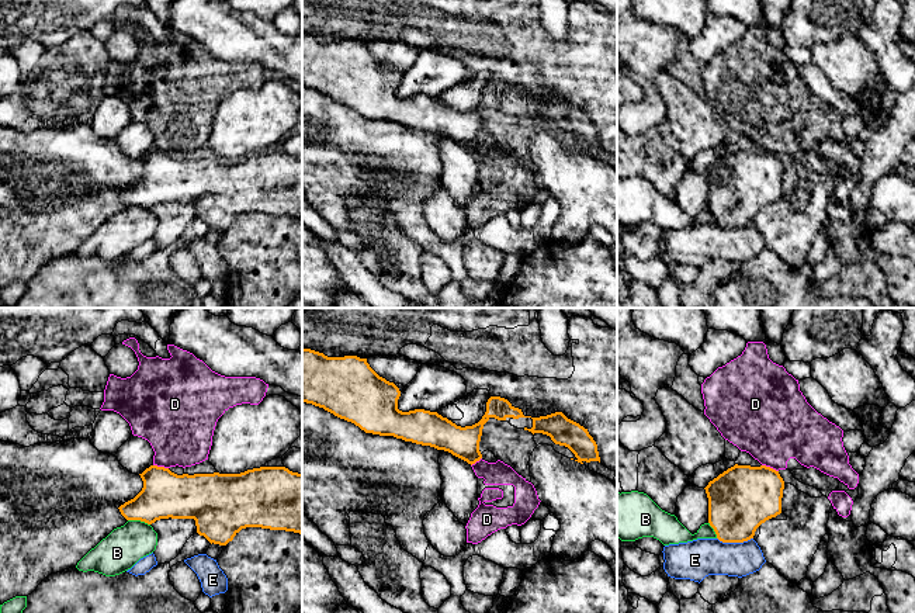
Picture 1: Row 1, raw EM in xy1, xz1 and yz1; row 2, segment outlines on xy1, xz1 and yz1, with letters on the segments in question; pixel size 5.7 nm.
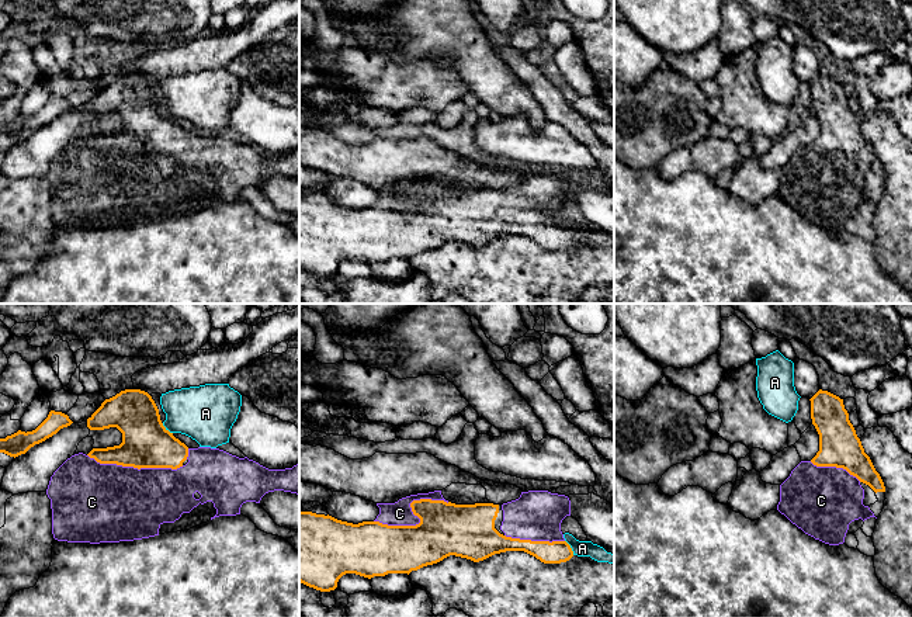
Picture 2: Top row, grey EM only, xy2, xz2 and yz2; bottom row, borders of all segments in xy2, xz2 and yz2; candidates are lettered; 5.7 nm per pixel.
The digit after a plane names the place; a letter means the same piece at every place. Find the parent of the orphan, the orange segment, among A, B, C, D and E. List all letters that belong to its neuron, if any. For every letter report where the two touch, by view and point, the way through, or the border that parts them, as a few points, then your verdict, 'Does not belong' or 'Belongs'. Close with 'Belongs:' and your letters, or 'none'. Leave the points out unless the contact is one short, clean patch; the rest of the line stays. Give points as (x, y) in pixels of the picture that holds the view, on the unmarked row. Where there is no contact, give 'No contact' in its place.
A: Touches orange at xz2 (569, 232). Does not belong
B: Touches orange at xy1 (139, 204). Does not belong
C: Touches orange at xz2 (416, 200). Belongs
D: Touches orange at yz1 (770, 153). Boundary: yz1 (762, 149), (777, 156). Does not belong
E: Touches orange at yz1 (735, 227). Boundary: yz1 (717, 222), (723, 227), (747, 227), (752, 224). Does not belong
Belongs: C

